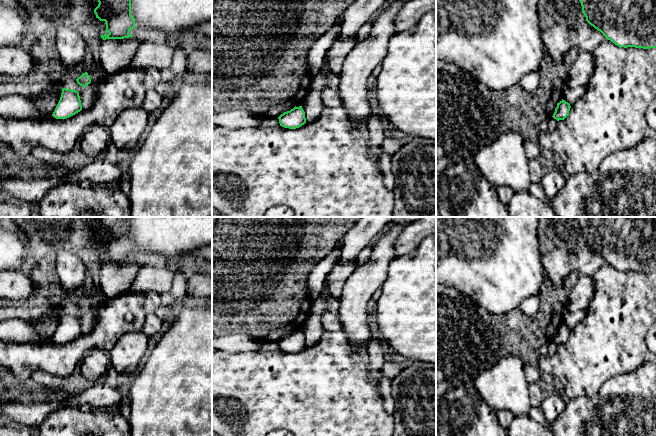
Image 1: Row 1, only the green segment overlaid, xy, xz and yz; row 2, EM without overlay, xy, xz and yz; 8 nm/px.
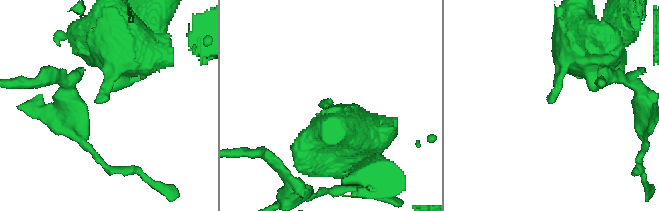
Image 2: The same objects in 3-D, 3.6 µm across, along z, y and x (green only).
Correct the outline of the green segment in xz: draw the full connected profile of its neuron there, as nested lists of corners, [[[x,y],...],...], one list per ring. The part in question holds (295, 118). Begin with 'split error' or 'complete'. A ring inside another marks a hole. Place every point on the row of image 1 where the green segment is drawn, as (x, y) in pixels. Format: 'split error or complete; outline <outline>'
complete; outline [[[295,106],[290,111],[281,114],[278,119],[280,126],[289,129],[299,128],[306,123],[305,112],[302,106]]]

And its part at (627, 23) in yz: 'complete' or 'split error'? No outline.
complete

